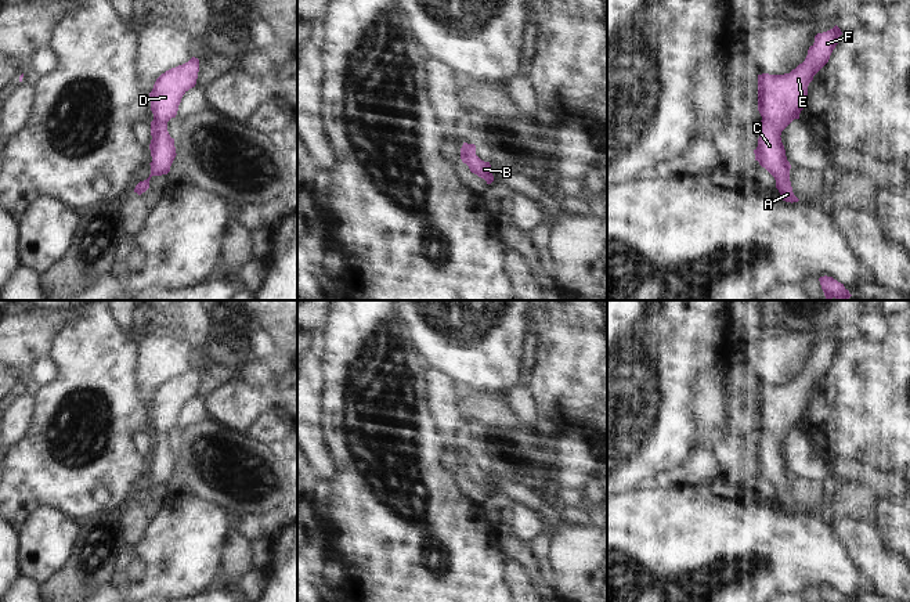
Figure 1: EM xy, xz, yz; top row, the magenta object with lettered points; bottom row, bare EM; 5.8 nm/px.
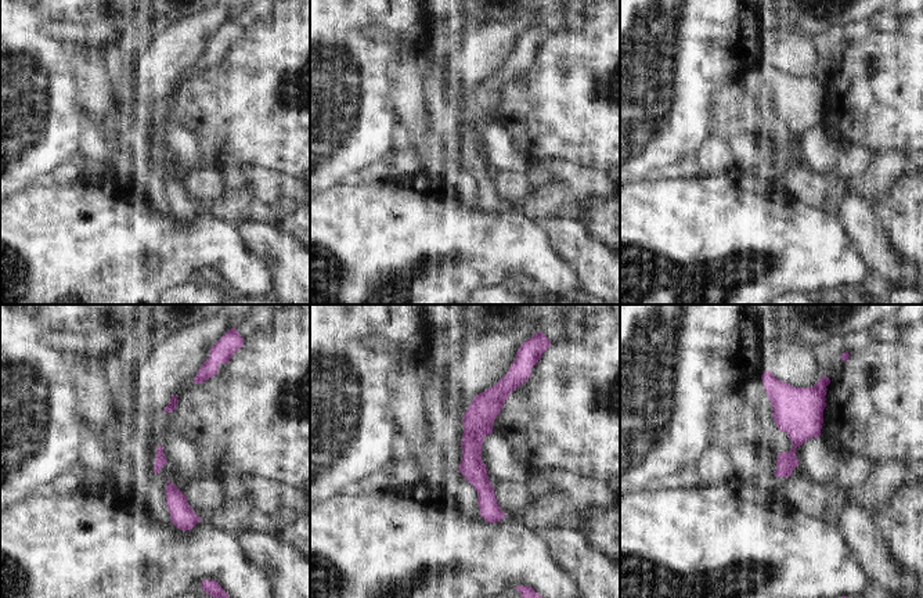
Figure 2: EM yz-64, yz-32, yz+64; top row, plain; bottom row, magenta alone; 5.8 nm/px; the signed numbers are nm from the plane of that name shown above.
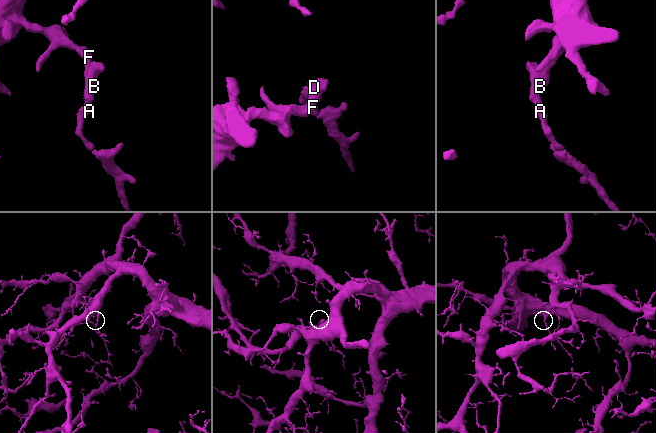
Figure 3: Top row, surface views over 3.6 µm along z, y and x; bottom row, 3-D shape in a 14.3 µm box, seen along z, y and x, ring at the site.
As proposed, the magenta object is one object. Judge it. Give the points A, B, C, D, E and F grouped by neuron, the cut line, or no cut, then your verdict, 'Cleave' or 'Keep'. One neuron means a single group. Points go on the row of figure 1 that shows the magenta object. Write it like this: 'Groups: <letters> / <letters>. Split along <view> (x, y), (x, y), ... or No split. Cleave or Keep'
Groups: A B C D E F. No split. Keep

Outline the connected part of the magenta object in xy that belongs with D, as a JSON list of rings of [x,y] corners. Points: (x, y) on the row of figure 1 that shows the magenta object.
[[[192,57],[188,62],[171,68],[162,73],[149,93],[151,111],[151,174],[147,180],[140,181],[134,192],[141,195],[149,188],[152,176],[162,176],[170,172],[176,158],[174,138],[167,131],[167,122],[176,118],[183,95],[196,84],[199,72],[199,60]]]

